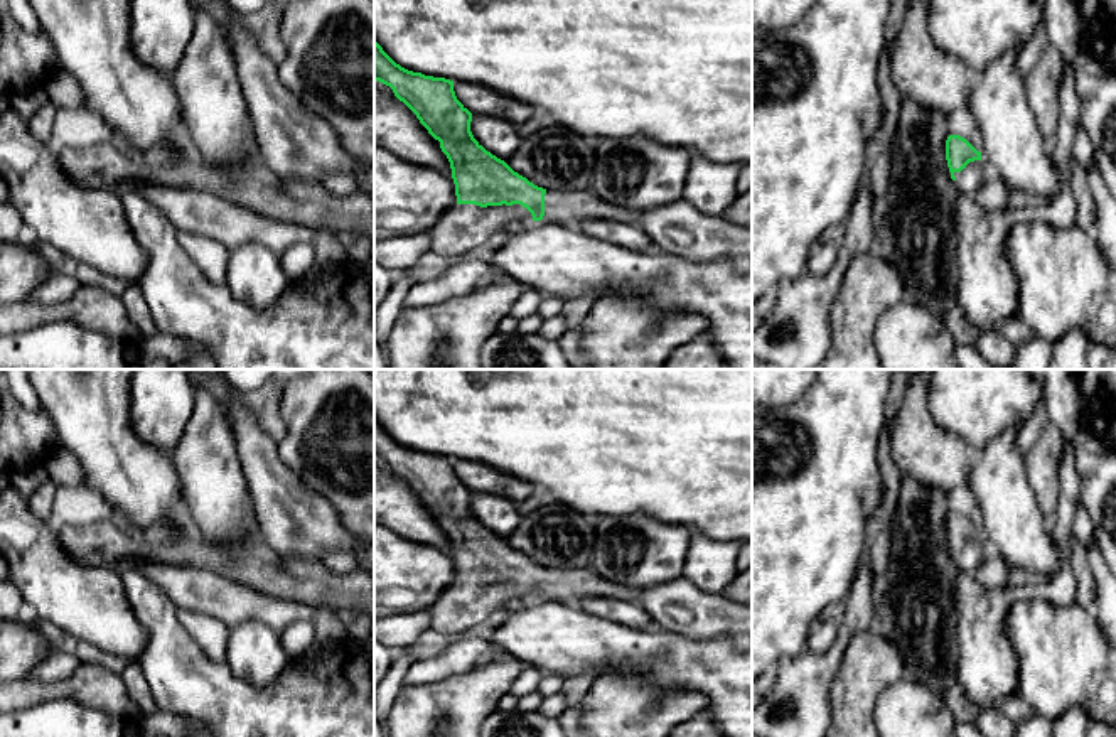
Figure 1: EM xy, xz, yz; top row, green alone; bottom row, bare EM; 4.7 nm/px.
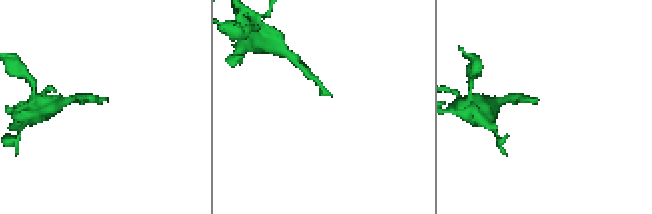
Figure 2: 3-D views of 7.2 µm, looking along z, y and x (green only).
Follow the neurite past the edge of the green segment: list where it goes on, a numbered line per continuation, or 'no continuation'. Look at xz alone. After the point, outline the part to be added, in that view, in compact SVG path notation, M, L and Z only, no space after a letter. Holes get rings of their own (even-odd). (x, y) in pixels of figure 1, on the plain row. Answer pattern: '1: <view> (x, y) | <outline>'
1: xz (466, 606) | M455 582L428 609L430 629L447 637L480 631L496 614L529 599L533 594L521 582L487 585Z

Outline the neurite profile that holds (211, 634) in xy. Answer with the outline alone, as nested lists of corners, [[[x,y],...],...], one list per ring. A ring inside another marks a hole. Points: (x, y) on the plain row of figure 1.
[[[185,609],[177,611],[177,621],[211,661],[226,661],[226,644],[229,639],[229,629],[226,624],[207,614]]]

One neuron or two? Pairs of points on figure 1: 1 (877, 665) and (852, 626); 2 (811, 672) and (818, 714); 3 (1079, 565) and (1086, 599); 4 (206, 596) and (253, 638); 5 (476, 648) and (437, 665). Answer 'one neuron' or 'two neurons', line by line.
1: two neurons
2: one neuron
3: one neuron
4: two neurons
5: one neuron

